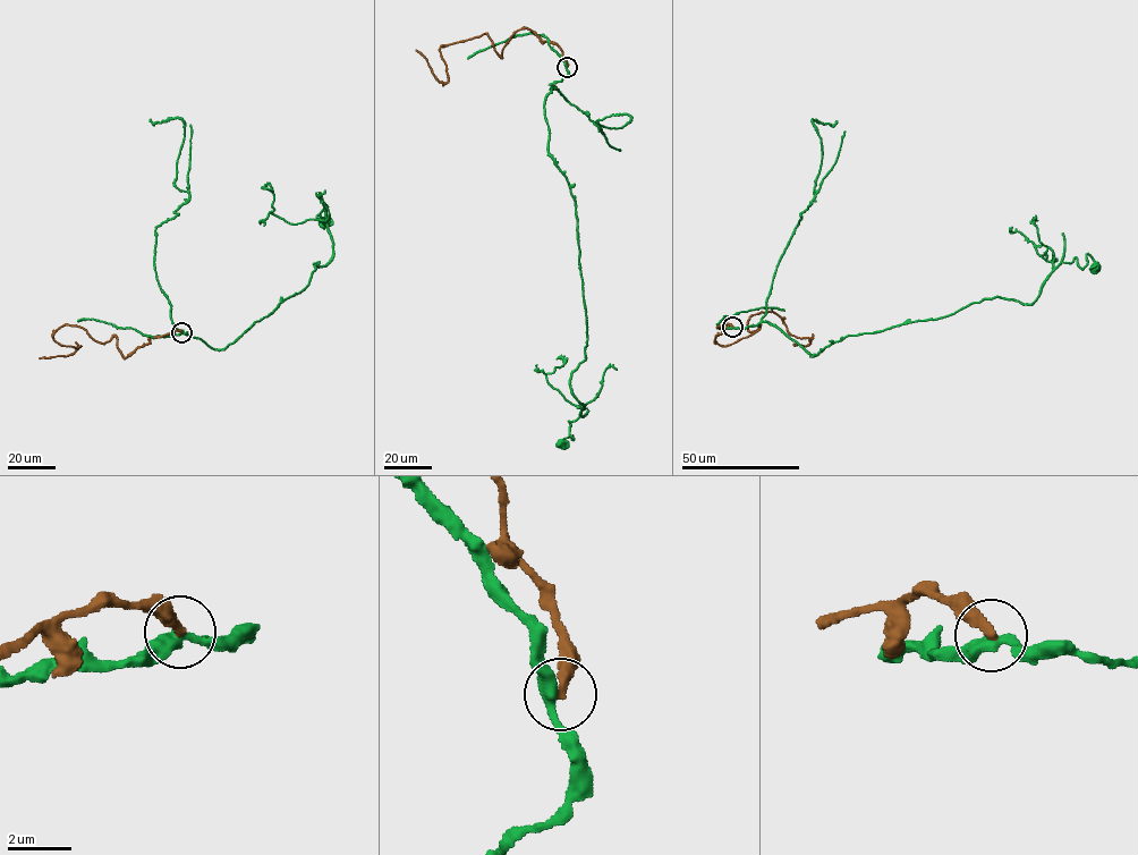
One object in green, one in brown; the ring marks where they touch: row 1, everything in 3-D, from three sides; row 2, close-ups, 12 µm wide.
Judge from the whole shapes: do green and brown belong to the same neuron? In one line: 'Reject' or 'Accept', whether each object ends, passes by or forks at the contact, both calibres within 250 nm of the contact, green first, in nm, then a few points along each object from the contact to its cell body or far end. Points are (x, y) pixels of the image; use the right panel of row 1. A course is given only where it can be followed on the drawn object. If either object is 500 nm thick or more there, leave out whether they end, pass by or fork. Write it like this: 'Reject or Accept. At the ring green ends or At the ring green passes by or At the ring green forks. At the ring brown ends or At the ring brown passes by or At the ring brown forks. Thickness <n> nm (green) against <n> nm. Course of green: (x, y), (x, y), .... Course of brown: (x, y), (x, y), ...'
Reject. At the ring green passes by. At the ring brown ends. Thickness 360 nm (green) against 320 nm. Course of green: (732, 328), (765, 321), (816, 356), (985, 298), (1032, 304), (1061, 262), (1083, 269), (1088, 253), (1096, 265). Course of brown: (732, 327), (718, 327), (716, 343), (772, 312), (809, 341), (793, 345)

